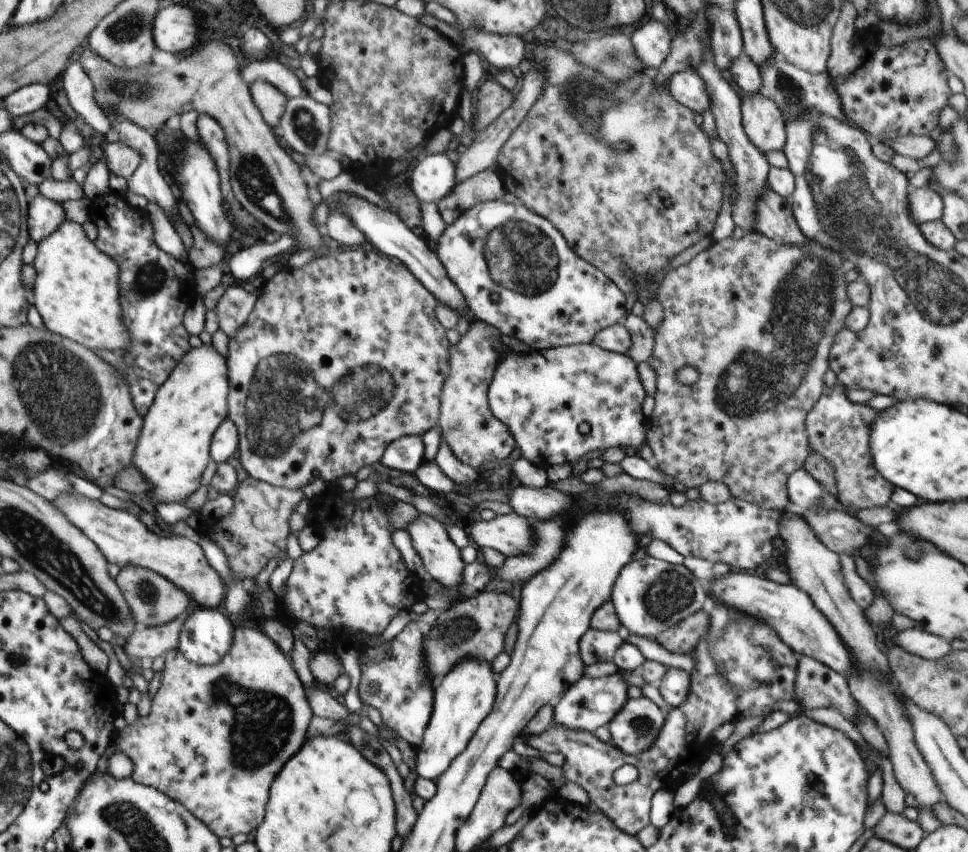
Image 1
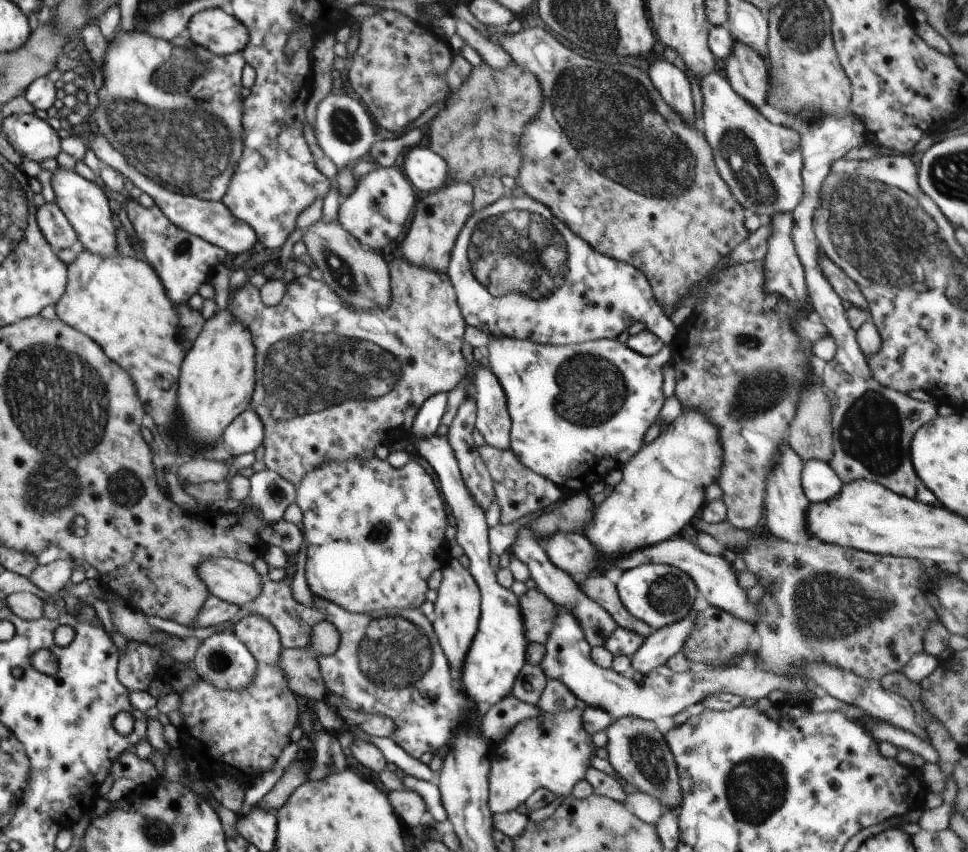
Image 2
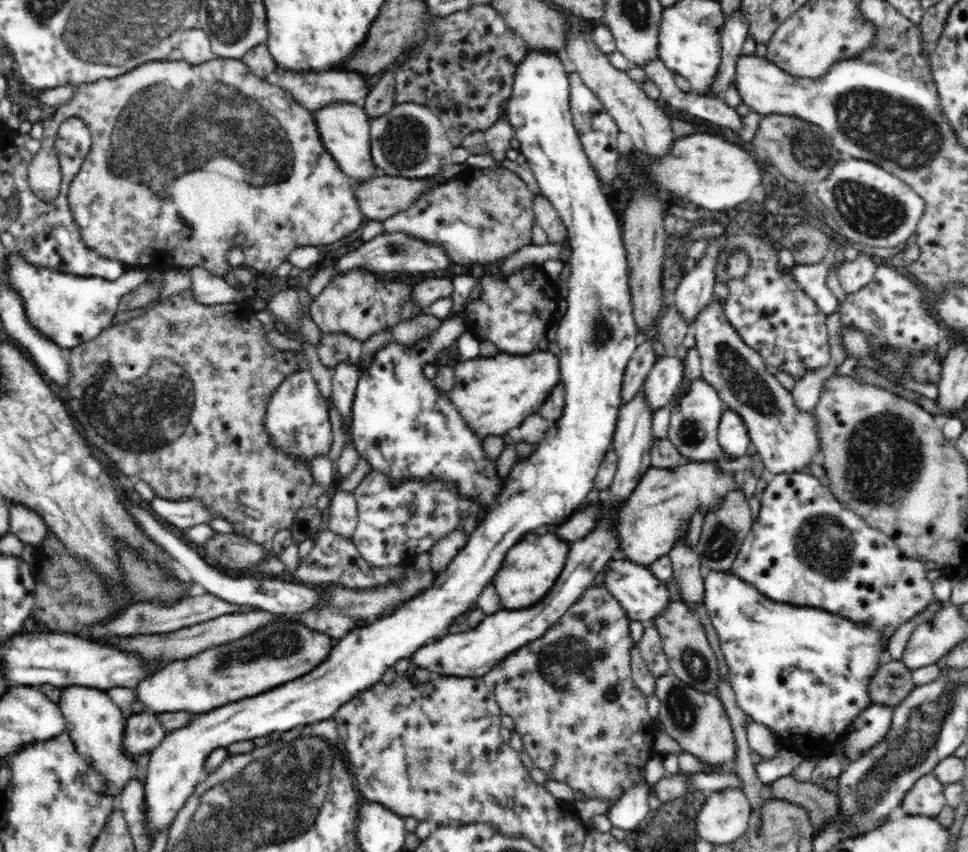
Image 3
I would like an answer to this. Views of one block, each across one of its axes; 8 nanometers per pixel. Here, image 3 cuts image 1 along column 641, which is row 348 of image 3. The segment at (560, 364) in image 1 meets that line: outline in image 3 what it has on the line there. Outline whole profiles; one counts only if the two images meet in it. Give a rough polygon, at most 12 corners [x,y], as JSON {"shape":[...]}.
{"shape":[[447,316],[367,362],[353,445],[394,484],[442,481],[494,506],[504,479],[431,370]]}

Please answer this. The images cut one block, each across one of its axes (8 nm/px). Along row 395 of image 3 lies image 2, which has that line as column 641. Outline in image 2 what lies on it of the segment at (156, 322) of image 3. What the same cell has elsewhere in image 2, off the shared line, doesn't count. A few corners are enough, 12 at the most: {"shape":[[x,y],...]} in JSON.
{"shape":[[541,27],[519,186],[661,306],[749,237],[701,127]]}

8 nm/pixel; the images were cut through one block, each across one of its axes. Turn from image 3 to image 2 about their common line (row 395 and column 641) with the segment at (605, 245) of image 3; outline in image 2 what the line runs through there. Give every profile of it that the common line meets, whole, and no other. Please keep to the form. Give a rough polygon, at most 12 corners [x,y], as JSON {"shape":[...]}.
{"shape":[[675,566],[624,571],[617,590],[653,631],[694,611],[697,586]]}

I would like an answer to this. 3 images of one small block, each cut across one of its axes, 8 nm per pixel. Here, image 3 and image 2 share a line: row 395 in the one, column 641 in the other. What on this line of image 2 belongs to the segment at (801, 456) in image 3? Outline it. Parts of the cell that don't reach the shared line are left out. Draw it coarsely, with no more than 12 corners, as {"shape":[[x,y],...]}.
{"shape":[[619,718],[606,758],[637,791],[682,806],[674,755],[654,722]]}

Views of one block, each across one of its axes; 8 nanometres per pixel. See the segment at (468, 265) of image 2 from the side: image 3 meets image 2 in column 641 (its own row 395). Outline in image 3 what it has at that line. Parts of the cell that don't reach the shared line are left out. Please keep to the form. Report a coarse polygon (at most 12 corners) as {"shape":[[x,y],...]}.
{"shape":[[308,370],[271,394],[274,449],[311,464],[332,446],[329,402]]}

